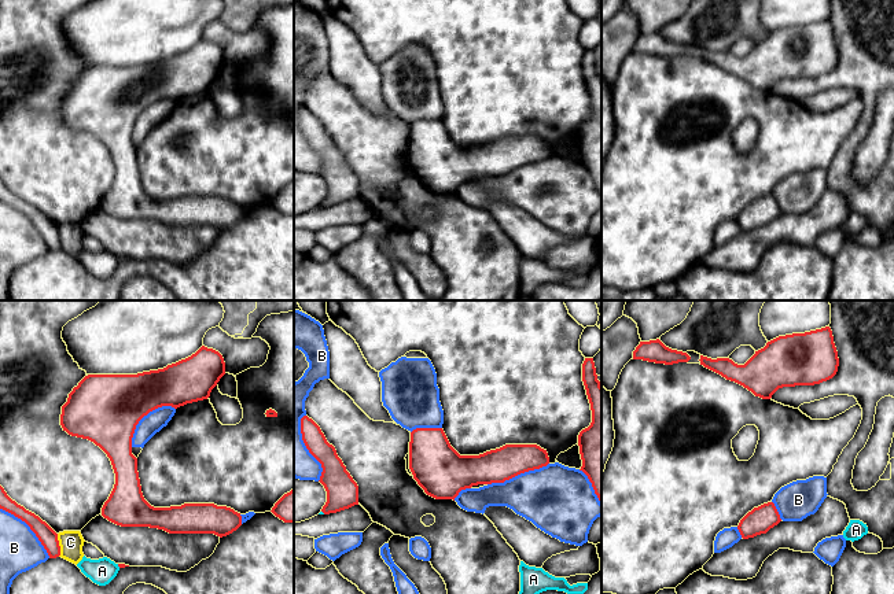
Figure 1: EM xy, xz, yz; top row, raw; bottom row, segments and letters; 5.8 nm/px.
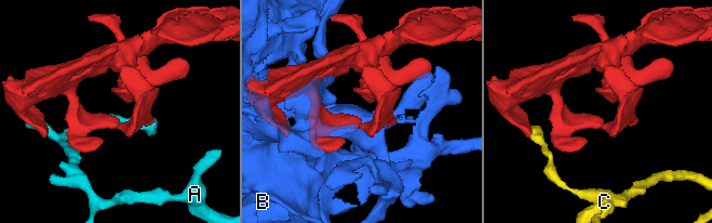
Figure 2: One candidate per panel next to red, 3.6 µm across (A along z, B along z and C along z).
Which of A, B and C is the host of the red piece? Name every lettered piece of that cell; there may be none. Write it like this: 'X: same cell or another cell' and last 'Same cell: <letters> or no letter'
A: another cell
B: same cell
C: another cell
Same cell: B

